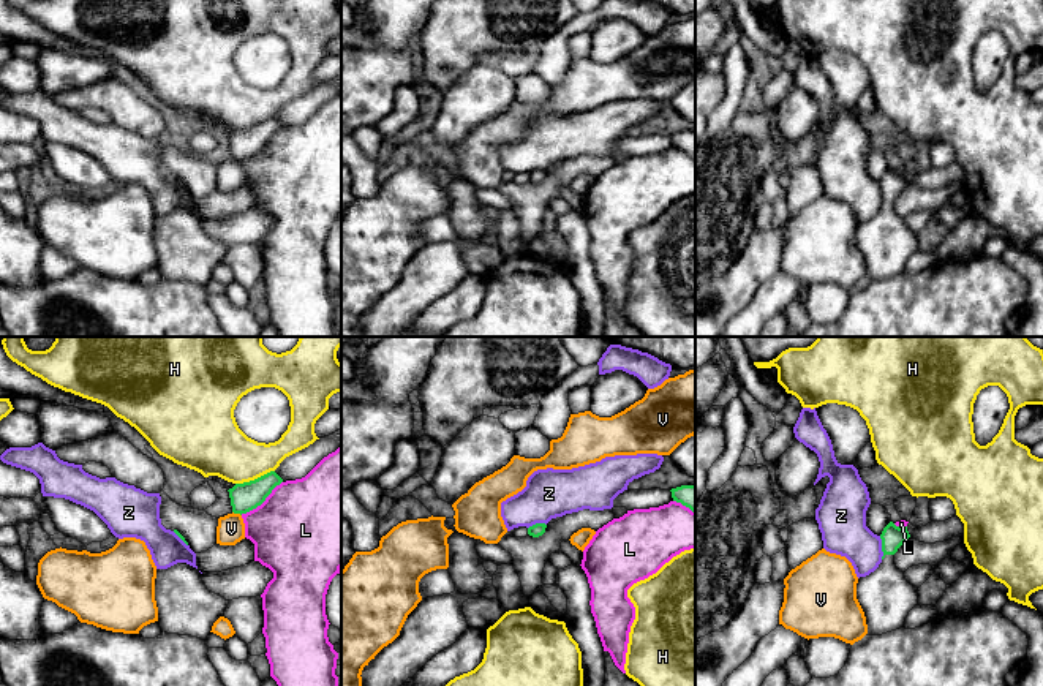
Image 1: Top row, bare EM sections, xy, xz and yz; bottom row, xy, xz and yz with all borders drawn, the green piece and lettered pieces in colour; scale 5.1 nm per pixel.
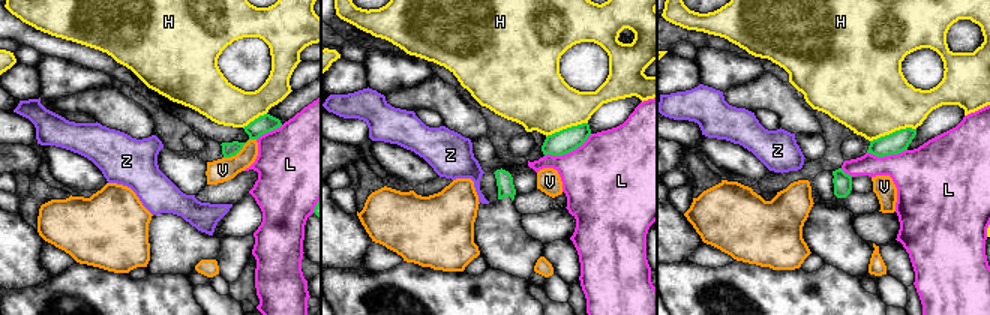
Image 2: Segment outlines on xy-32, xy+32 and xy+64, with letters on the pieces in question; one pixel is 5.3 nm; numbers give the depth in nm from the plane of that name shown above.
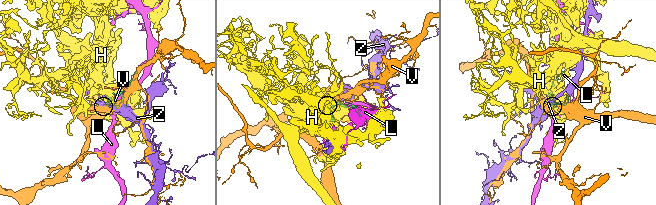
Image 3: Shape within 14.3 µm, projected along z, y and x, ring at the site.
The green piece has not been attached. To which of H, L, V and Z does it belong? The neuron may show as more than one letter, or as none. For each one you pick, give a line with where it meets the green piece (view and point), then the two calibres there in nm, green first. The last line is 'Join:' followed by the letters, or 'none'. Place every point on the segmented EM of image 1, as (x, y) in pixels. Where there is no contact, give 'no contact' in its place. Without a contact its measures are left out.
Join: none

